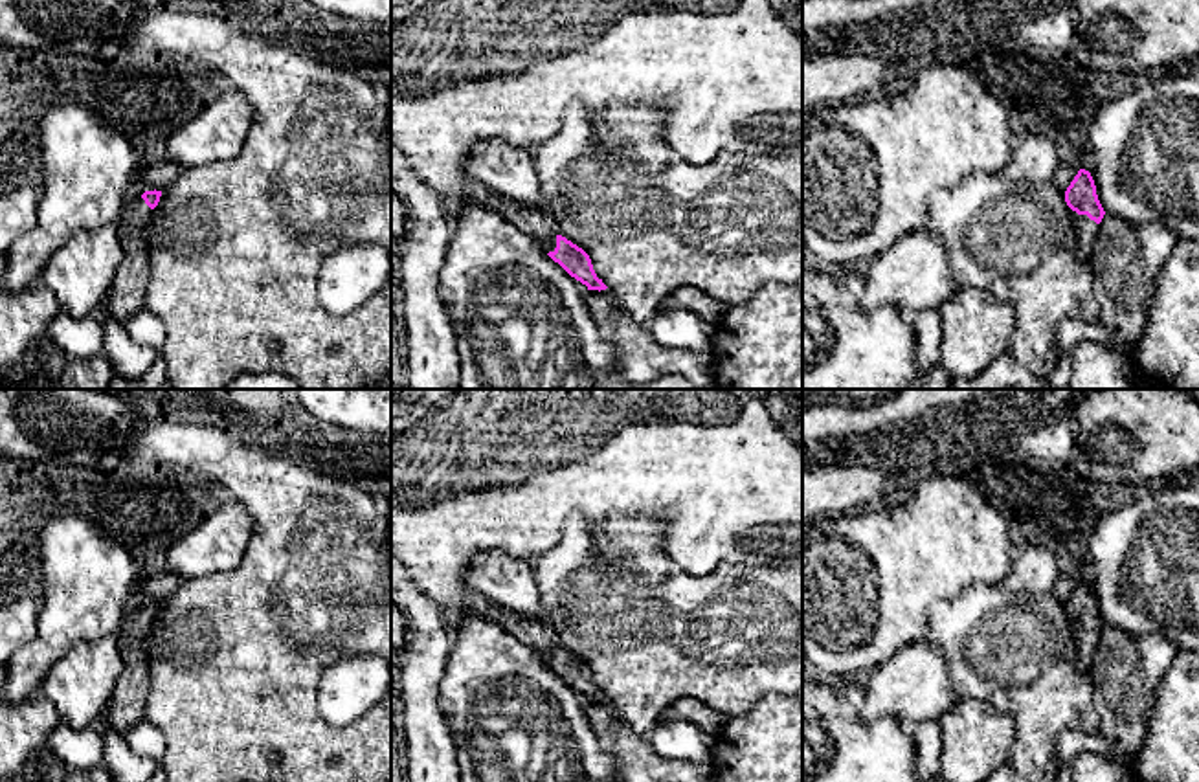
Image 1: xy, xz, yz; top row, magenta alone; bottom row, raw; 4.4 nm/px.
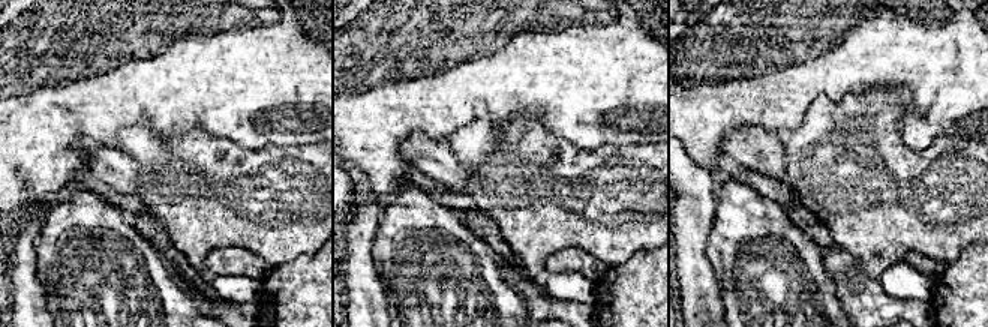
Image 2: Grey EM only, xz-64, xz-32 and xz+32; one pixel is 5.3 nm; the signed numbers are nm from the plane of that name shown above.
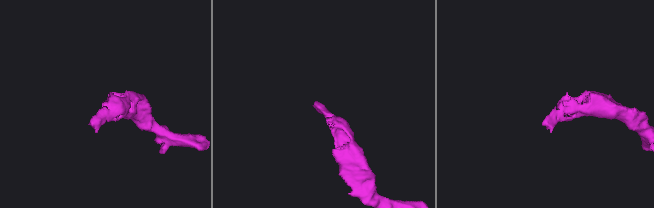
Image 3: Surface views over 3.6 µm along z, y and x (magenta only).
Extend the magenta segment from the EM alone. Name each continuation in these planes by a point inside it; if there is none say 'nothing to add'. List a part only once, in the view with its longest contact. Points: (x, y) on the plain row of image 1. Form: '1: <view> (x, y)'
1: yz (1086, 639)

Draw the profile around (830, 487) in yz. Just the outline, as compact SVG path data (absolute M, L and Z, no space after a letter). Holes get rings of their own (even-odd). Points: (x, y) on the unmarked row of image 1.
M835 457L804 461L802 529L892 503L902 494L902 485L894 475Z

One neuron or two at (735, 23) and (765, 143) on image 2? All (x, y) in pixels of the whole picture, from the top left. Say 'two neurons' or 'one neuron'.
two neurons

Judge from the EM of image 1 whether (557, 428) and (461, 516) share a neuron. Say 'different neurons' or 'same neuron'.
same neuron

